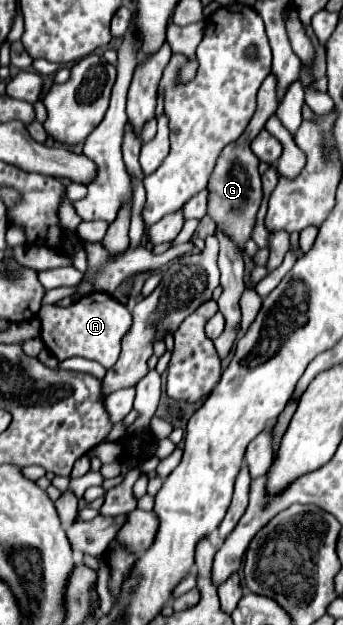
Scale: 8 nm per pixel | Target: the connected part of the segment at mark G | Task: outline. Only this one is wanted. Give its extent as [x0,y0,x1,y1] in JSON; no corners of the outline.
[207,74,279,254]

